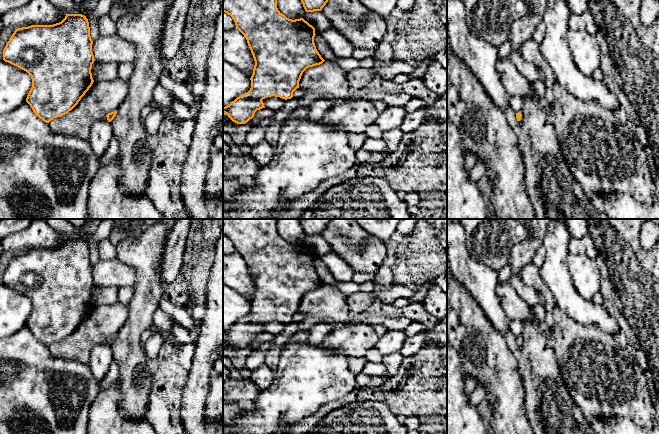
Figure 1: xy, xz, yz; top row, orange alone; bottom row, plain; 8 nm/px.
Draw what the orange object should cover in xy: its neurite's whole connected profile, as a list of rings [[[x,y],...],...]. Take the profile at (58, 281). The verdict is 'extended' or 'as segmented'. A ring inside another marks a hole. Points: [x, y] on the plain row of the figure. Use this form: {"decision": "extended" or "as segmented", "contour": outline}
{"decision": "as segmented", "contour": [[[66,238],[65,242],[53,249],[31,249],[14,255],[3,274],[3,284],[26,295],[32,303],[32,311],[26,326],[33,336],[44,346],[49,347],[71,335],[92,310],[93,265],[90,260],[89,246],[82,238]]]}

